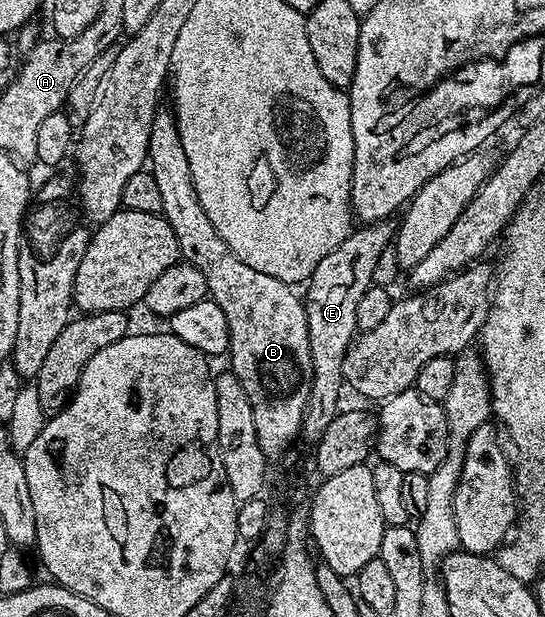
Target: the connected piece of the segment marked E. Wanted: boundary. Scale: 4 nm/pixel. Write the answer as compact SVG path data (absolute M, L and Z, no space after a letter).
M393 219L370 222L358 227L351 231L348 238L344 238L344 242L340 242L340 246L336 246L336 250L324 254L324 258L320 258L316 270L305 285L307 288L306 292L304 291L304 303L308 318L308 342L312 352L312 378L310 379L310 397L306 403L306 413L302 419L300 436L303 441L306 439L310 446L317 445L324 430L328 430L328 422L332 422L332 418L337 416L340 411L338 399L341 398L342 392L344 393L344 354L358 332L356 305L372 286L372 273L375 271L376 262L385 251L392 248L395 240L396 224Z

